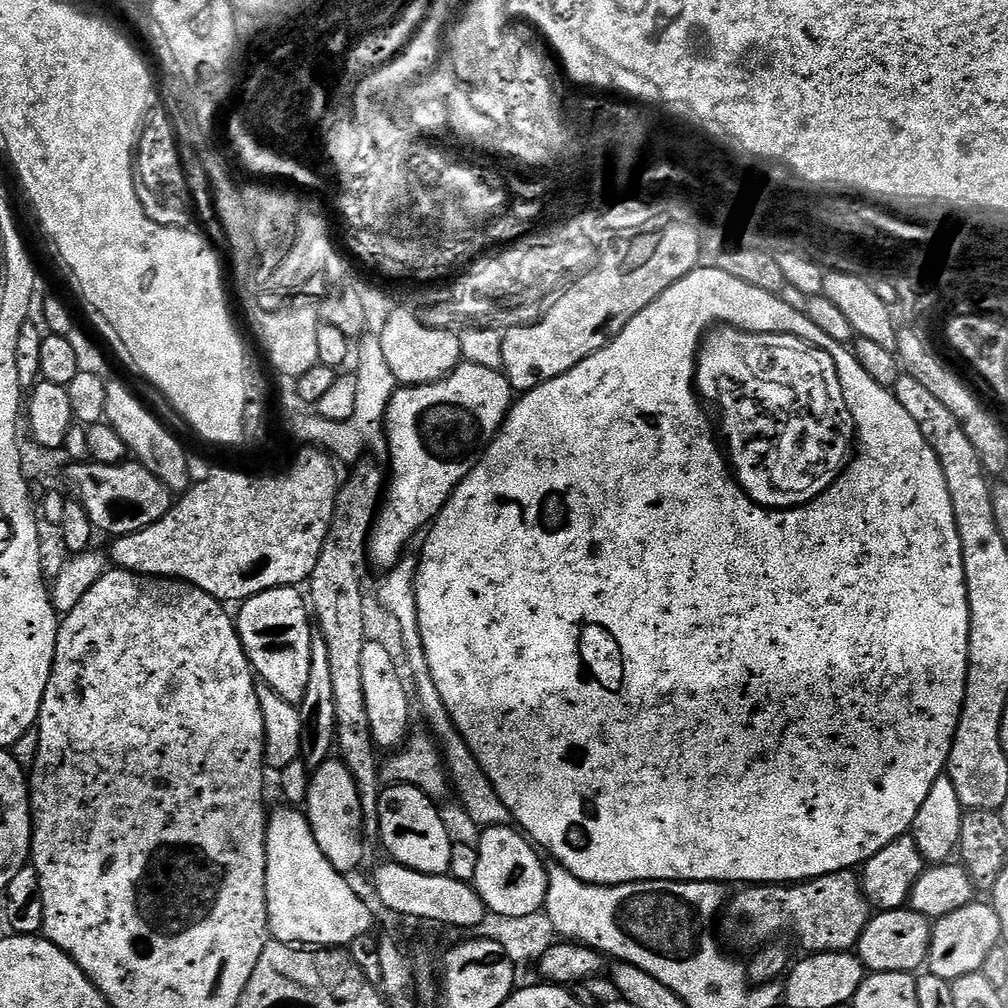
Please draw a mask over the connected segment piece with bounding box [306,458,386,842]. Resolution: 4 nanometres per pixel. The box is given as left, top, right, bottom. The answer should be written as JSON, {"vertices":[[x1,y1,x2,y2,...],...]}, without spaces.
{"vertices":[[364,458,355,465,356,468,348,476,348,481,339,485,336,494,336,509,328,527,328,533,322,546,322,554,318,554,318,562,312,575,307,581,306,588,312,591,310,608,314,613,315,627,326,638,326,650,330,657,330,675,334,686,334,718,336,719,336,748,339,759,350,770,354,778,354,786,358,790,358,798,364,815,364,839,376,842,380,839,380,823,378,822,378,798,382,791,382,770,377,764,378,749,372,740,370,716,366,714,366,696,362,694,362,646,366,639,364,633,364,584,360,581,360,567,366,564,366,545,372,525,374,511,381,501,382,487,386,482,386,472,379,468,374,461]]}

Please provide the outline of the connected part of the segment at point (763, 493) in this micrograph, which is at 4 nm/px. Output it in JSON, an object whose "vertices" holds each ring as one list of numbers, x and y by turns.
{"vertices":[[788,336,788,342,790,342,790,344,786,344,788,348,804,352,806,356,810,356,818,364,818,368,820,368,820,390,824,390,826,414,824,416,806,416,806,414,804,416,726,416,723,413,719,413,718,416,719,431,721,433,723,433,722,431,728,432,728,448,726,444,726,452,730,457,731,467,734,469,732,488,736,488,736,492,740,492,740,496,744,496,744,500,748,500,748,504,752,504,752,508,760,508,760,512,768,512,768,516,788,516,788,512,804,512,804,508,812,508,812,504,816,504,816,500,824,500,824,496,828,496,828,492,832,492,832,488,836,488,836,484,840,484,840,473,848,467,850,453,854,448,852,441,854,436,852,415,846,406,846,398,844,397,845,388,838,382,838,370,834,366,834,358,830,358,830,354,827,353,824,346,817,348,818,346,815,343,799,340,793,336]]}

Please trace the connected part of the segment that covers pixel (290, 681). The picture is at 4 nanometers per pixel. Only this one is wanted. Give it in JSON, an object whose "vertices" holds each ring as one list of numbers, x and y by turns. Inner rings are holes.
{"vertices":[[271,588,239,605,240,617,234,623,240,633,240,641,253,673,263,683,269,684,288,704,299,706,302,694,306,694,306,682,310,682,310,646,312,645,313,621,310,608,300,597,301,589]]}

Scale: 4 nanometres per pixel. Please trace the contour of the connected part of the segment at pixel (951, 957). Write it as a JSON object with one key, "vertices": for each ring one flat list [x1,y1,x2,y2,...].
{"vertices":[[973,902,946,914,932,924,932,937,928,946,926,968,929,973,949,982,971,972,979,972,986,962,990,950,1001,943,998,914,994,914,991,903]]}

